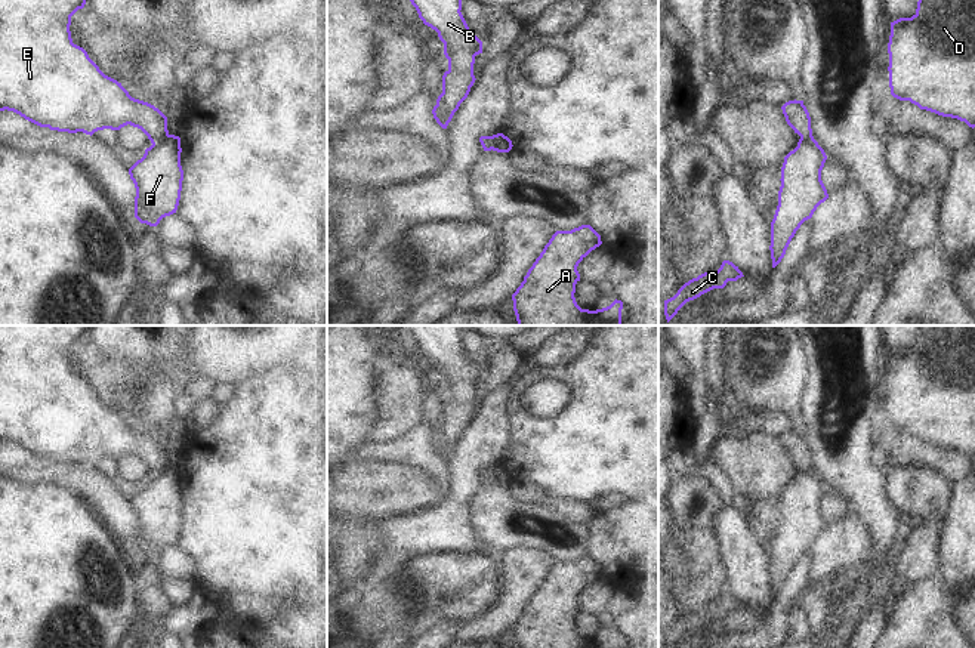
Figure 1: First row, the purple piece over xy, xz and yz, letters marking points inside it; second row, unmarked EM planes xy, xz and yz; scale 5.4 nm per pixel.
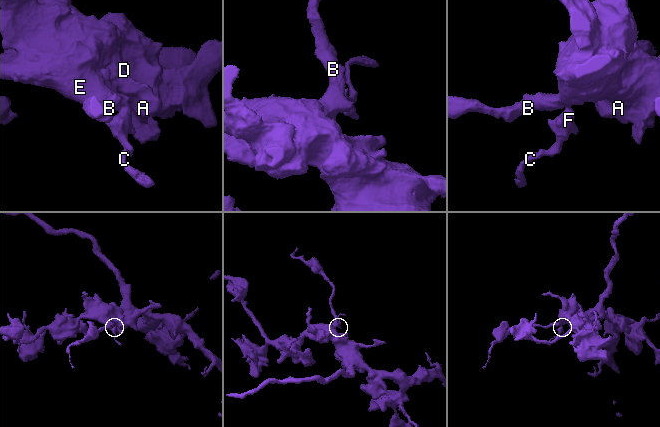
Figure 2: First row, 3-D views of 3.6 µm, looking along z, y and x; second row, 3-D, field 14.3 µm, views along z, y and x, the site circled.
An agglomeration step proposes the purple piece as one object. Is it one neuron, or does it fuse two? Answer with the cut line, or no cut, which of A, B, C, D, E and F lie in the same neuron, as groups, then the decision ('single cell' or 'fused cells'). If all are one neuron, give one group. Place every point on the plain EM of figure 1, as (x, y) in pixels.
cut in xy along (167, 465), (153, 475); A B D E / C F; fused cells

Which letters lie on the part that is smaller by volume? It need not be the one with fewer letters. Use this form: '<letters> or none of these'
C, F

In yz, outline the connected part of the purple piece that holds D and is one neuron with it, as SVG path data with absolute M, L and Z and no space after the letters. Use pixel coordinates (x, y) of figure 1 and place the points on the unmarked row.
M922 325L916 345L891 354L891 426L975 459L975 325Z

